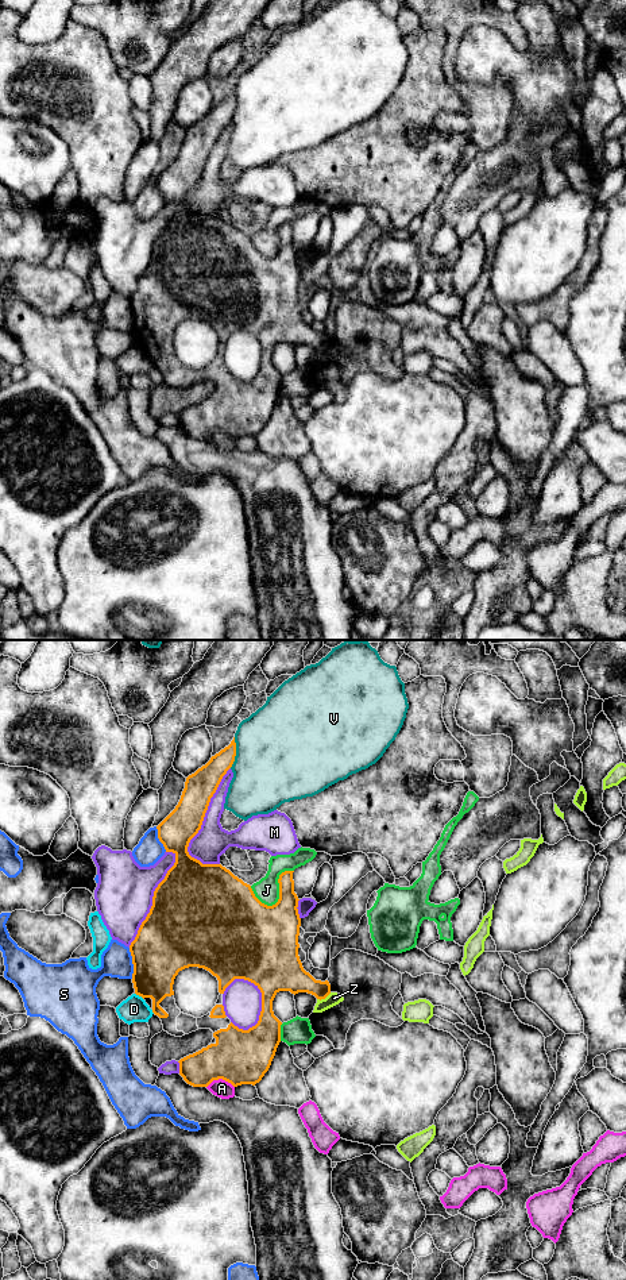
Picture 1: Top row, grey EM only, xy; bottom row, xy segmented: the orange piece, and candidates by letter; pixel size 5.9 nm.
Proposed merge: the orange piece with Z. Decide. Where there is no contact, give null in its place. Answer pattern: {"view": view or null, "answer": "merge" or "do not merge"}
{"view": "xy", "answer": "do not merge"}

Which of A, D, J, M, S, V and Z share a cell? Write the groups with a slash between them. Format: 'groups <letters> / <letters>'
groups A / D / J / M / S / V / Z

